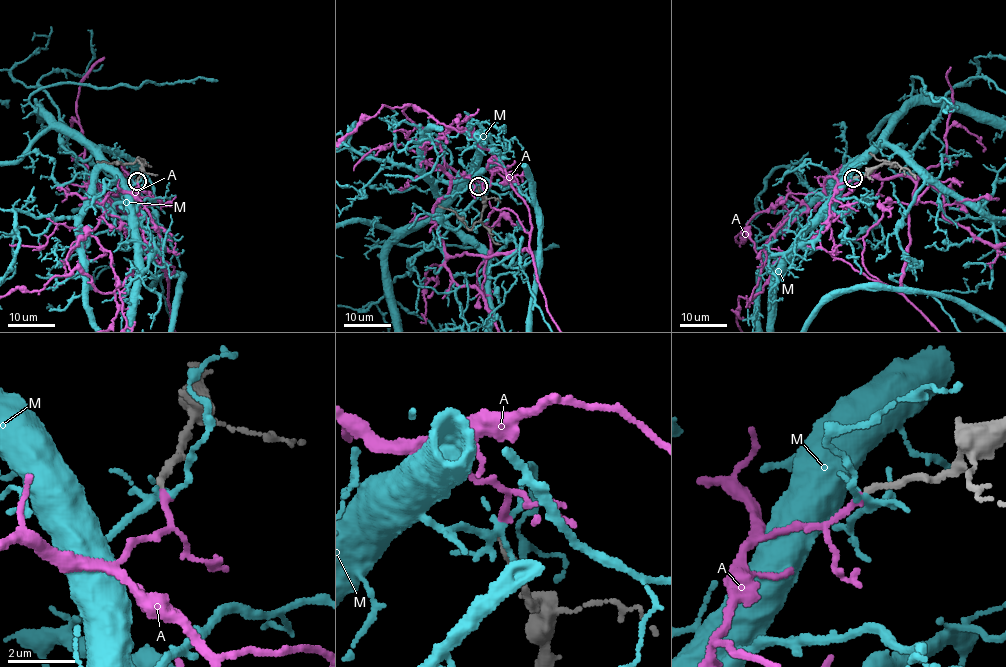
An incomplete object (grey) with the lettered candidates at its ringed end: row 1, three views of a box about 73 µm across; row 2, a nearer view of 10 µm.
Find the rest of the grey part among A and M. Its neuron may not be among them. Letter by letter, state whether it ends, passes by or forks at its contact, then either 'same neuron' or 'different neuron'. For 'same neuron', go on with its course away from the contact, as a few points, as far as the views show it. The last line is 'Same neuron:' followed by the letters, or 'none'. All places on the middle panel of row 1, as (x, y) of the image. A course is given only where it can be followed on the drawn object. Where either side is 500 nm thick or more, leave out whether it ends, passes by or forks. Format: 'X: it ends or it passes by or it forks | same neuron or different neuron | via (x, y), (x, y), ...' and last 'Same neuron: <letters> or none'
A: it ends | same neuron
M: it forks | different neuron
Same neuron: A

